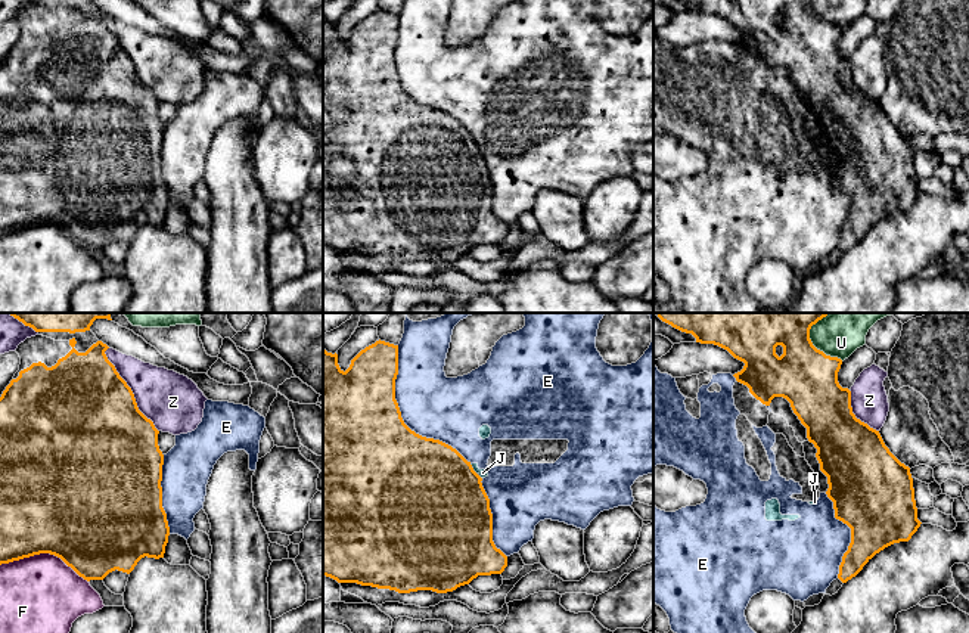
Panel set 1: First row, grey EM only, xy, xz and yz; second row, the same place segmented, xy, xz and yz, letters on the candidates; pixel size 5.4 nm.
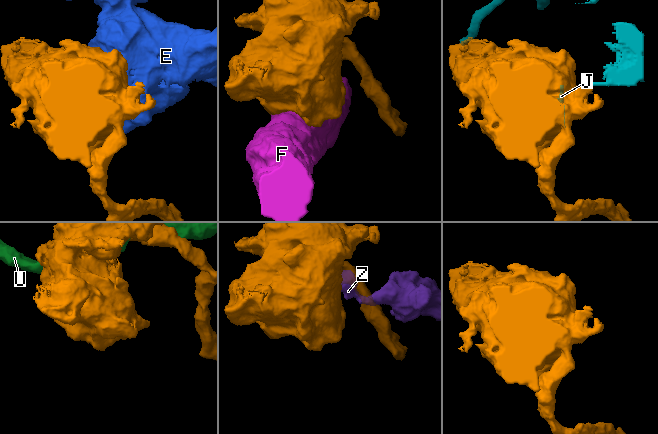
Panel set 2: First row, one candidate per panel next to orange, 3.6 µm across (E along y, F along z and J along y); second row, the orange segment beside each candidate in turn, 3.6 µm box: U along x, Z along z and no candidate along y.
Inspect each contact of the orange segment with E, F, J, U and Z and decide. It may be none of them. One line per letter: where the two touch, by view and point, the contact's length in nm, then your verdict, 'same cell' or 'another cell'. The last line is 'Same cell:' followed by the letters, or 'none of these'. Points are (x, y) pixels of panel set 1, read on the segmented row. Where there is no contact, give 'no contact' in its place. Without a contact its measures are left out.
E: meets orange in xz at (401, 418); contact 750 nm long; another cell
F: meets orange in xy at (44, 552); contact 480 nm long; another cell
J: meets orange in xz at (474, 471); contact 110 nm long; another cell
U: meets orange in yz at (811, 343); contact 280 nm long; another cell
Z: meets orange in xy at (130, 390); contact 550 nm long; another cell
Same cell: none of these

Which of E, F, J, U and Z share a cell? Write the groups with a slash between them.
E J / F / U / Z

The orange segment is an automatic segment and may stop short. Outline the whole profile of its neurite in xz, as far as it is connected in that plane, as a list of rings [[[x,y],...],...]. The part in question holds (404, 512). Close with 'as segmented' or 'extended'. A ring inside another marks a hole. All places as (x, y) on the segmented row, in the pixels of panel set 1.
[[[376,341],[344,372],[323,348],[323,575],[398,593],[453,592],[478,575],[501,574],[507,556],[493,542],[493,513],[482,478],[451,446],[411,431],[395,400],[398,345]]]; as segmented

